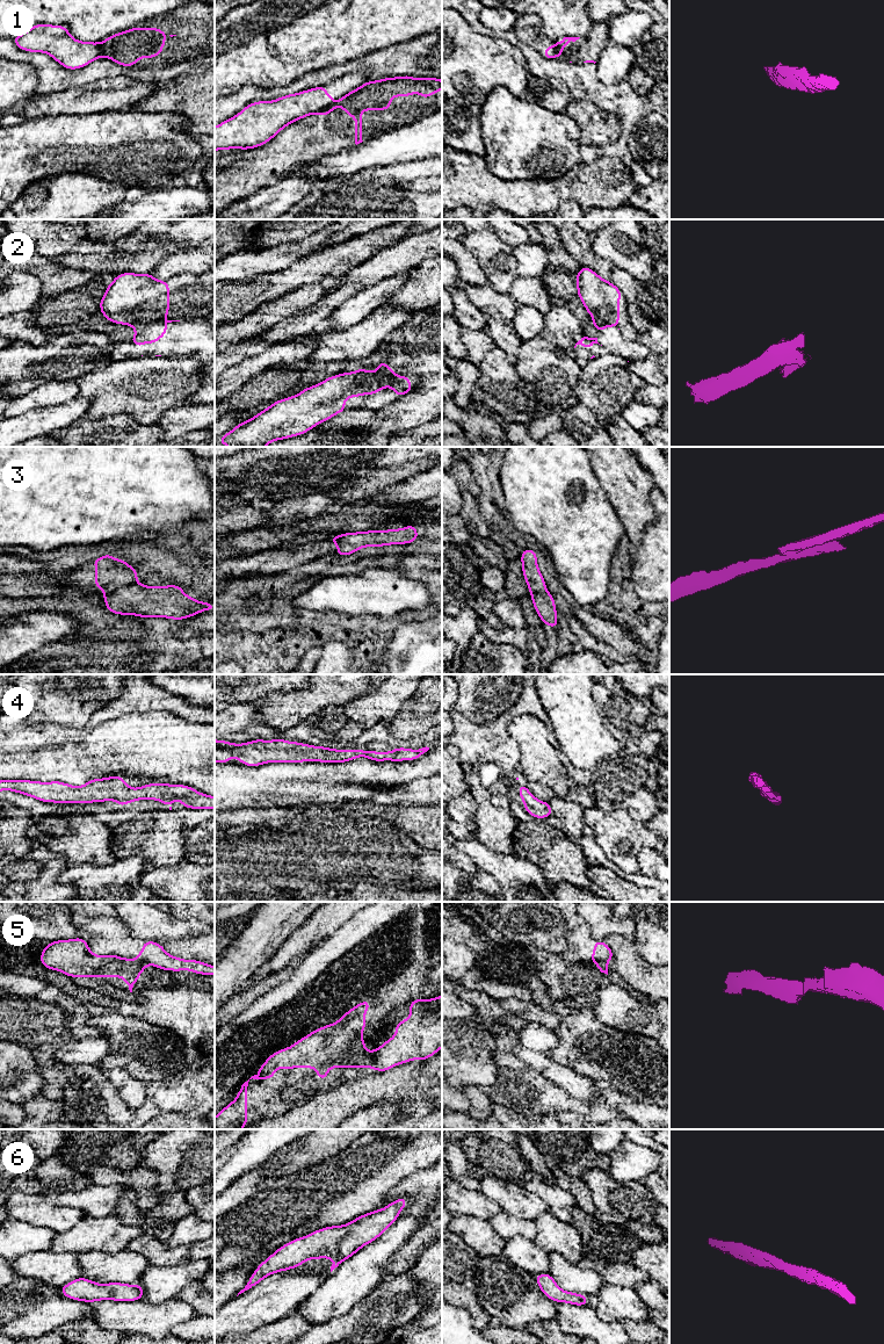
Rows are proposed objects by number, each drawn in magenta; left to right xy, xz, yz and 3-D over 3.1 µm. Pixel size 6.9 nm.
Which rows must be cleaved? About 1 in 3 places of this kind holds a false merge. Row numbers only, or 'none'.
1, 2, 3, 5

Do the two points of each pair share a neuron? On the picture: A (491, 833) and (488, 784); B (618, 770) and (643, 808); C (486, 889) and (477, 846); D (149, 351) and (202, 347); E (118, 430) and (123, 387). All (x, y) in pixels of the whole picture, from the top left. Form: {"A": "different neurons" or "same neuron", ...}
{"A": "same neuron", "B": "same neuron", "C": "different neurons", "D": "same neuron", "E": "different neurons"}

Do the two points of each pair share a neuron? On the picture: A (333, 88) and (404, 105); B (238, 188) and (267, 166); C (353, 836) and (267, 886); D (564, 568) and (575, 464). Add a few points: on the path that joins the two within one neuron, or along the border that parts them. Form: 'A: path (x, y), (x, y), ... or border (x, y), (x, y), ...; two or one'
A: border (368, 81), (343, 94), (333, 103); two
B: path (245, 181), (260, 166); one
C: path (332, 840), (326, 846), (305, 850), (288, 865); one
D: path (564, 542), (563, 490); one

